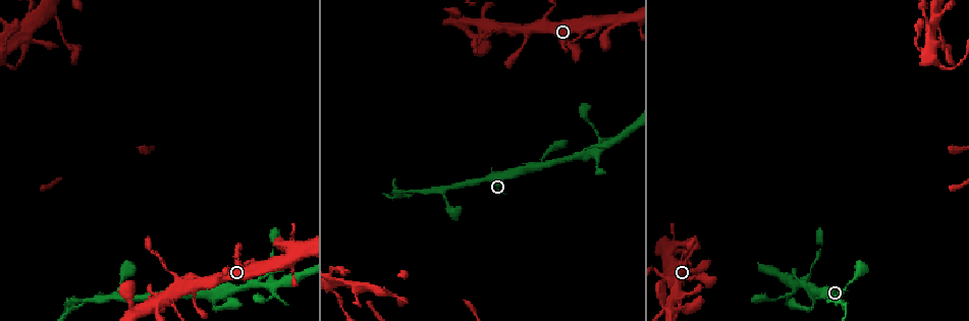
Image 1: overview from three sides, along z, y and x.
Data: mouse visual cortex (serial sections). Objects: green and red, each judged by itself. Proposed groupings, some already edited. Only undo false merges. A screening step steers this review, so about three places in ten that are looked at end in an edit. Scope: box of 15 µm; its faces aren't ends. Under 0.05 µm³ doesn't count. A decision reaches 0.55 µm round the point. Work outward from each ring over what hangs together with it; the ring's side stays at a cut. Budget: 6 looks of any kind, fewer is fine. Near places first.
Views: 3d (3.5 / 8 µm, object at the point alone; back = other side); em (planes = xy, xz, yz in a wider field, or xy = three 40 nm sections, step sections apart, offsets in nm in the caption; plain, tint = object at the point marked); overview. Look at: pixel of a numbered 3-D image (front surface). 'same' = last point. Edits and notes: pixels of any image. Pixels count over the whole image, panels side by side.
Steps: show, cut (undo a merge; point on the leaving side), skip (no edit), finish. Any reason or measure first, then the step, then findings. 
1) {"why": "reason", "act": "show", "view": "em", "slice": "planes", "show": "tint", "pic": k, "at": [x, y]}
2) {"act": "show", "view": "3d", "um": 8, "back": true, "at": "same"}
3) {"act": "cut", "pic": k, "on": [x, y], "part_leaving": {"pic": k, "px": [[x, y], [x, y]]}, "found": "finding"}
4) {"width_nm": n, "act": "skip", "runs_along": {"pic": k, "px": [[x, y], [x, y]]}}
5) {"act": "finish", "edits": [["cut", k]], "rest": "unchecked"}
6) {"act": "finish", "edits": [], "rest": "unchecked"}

{"why": "calibre changes", "act": "show", "view": "3d", "um": 3.5, "pic": 1, "at": [675, 281]}

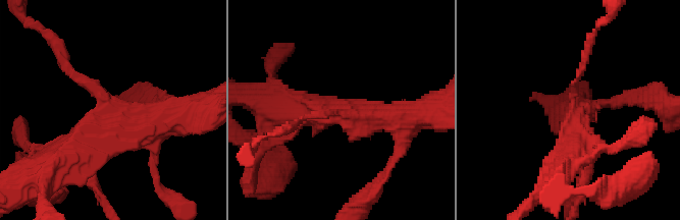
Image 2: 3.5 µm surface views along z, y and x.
{"arm_widths_nm": [100, 350], "act": "show", "view": "em", "slice": "xy", "step": 1, "show": "tint", "pic": 2, "at": [573, 106]}

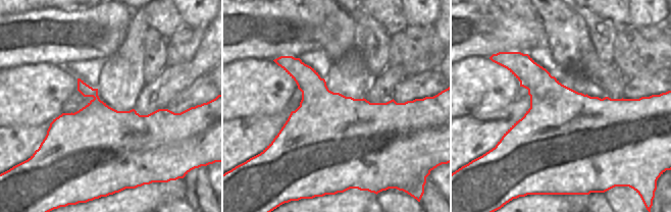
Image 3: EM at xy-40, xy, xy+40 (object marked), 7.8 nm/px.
{"why": "another direction", "act": "show", "view": "em", "slice": "xy", "step": 3, "show": "tint", "at": "same"}

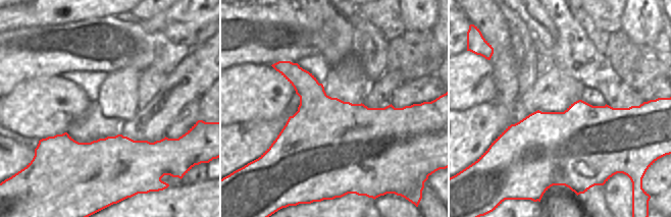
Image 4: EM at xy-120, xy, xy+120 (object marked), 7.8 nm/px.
{"act": "skip", "runs_along": {"pic": 4, "px": [[48, 141], [70, 153], [144, 153], [164, 141]]}, "found": "all the same cell"}

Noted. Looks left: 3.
{"why": "a narrow waist", "act": "show", "view": "3d", "um": 3.5, "pic": 1, "at": [82, 300]}

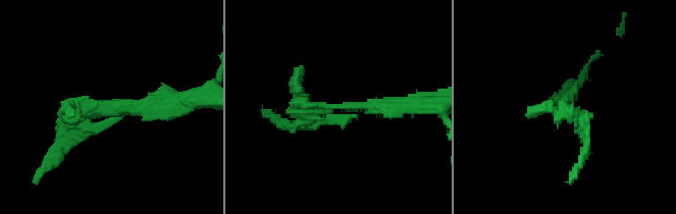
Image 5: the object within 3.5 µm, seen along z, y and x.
{"why": "now the EM", "act": "show", "view": "em", "slice": "xy", "step": 1, "show": "tint", "pic": 5, "at": [335, 105]}

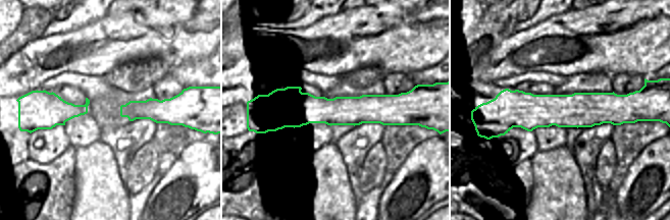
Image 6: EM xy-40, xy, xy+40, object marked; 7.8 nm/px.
{"width_nm": 260, "act": "cut", "pic": 5, "on": [49, 156], "part_leaving": {"pic": 5, "px": [[75, 131], [35, 175]]}, "found": "two cells meet here"}

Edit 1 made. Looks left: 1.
{"act": "finish", "edits": [["cut", 5]], "rest": "unchecked"}

